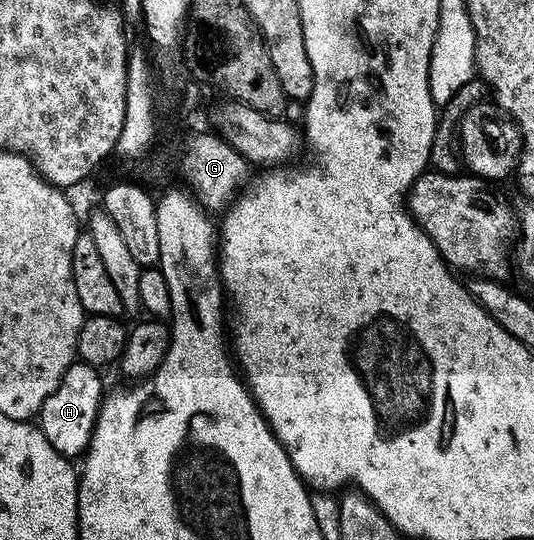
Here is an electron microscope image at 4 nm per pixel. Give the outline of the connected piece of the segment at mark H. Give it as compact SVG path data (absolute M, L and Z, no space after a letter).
M76 360L64 372L56 392L44 400L42 411L38 413L37 425L44 432L48 444L56 448L65 458L77 459L76 456L85 455L90 448L90 437L94 431L94 425L98 419L98 409L102 407L104 389L102 390L102 378L97 369L89 366L87 362Z

